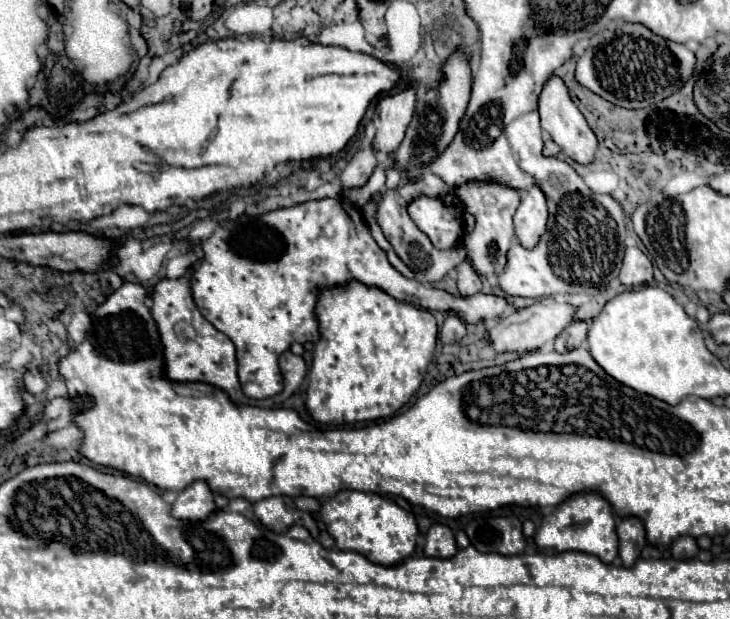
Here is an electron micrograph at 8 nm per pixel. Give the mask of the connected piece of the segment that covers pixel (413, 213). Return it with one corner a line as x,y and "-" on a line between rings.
419,196
407,206
411,220
439,250
451,250
463,234
463,206
455,198

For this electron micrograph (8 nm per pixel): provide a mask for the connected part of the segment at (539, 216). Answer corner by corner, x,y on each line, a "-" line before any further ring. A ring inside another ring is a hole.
533,186
527,192
523,192
521,204
513,216
515,234
523,248
527,250
535,248
535,244
539,242
547,228
548,217
547,200
541,188

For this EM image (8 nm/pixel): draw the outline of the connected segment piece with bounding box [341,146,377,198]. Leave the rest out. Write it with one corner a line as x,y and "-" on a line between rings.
371,146
365,148
363,152
357,152
341,172
341,196
345,198
351,188
363,188
363,184
367,184
367,180
371,178
375,166
377,166
377,156

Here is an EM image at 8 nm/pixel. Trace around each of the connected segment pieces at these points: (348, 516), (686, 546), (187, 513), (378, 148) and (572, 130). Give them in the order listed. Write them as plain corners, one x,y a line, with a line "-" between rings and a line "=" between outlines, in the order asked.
343,490
337,496
321,502
317,518
327,524
329,534
337,540
337,546
341,550
359,552
381,566
397,564
409,558
415,550
419,530
413,514
405,512
399,504
379,494
=
681,536
671,546
671,554
673,554
675,560
691,560
691,558
697,556
697,552
699,552
697,542
691,536
=
193,482
183,492
179,492
175,504
171,506
171,516
179,520
205,520
215,510
213,494
205,482
=
405,90
379,100
373,138
375,152
393,154
399,148
405,130
411,124
413,108
415,108
415,90
=
551,76
549,82
543,86
543,92
539,96
539,114
541,114
541,128
551,136
551,140
575,162
587,166
595,162
597,152
597,138
593,136
593,130
587,126
583,114
577,110
577,106
571,102
567,86
561,78

